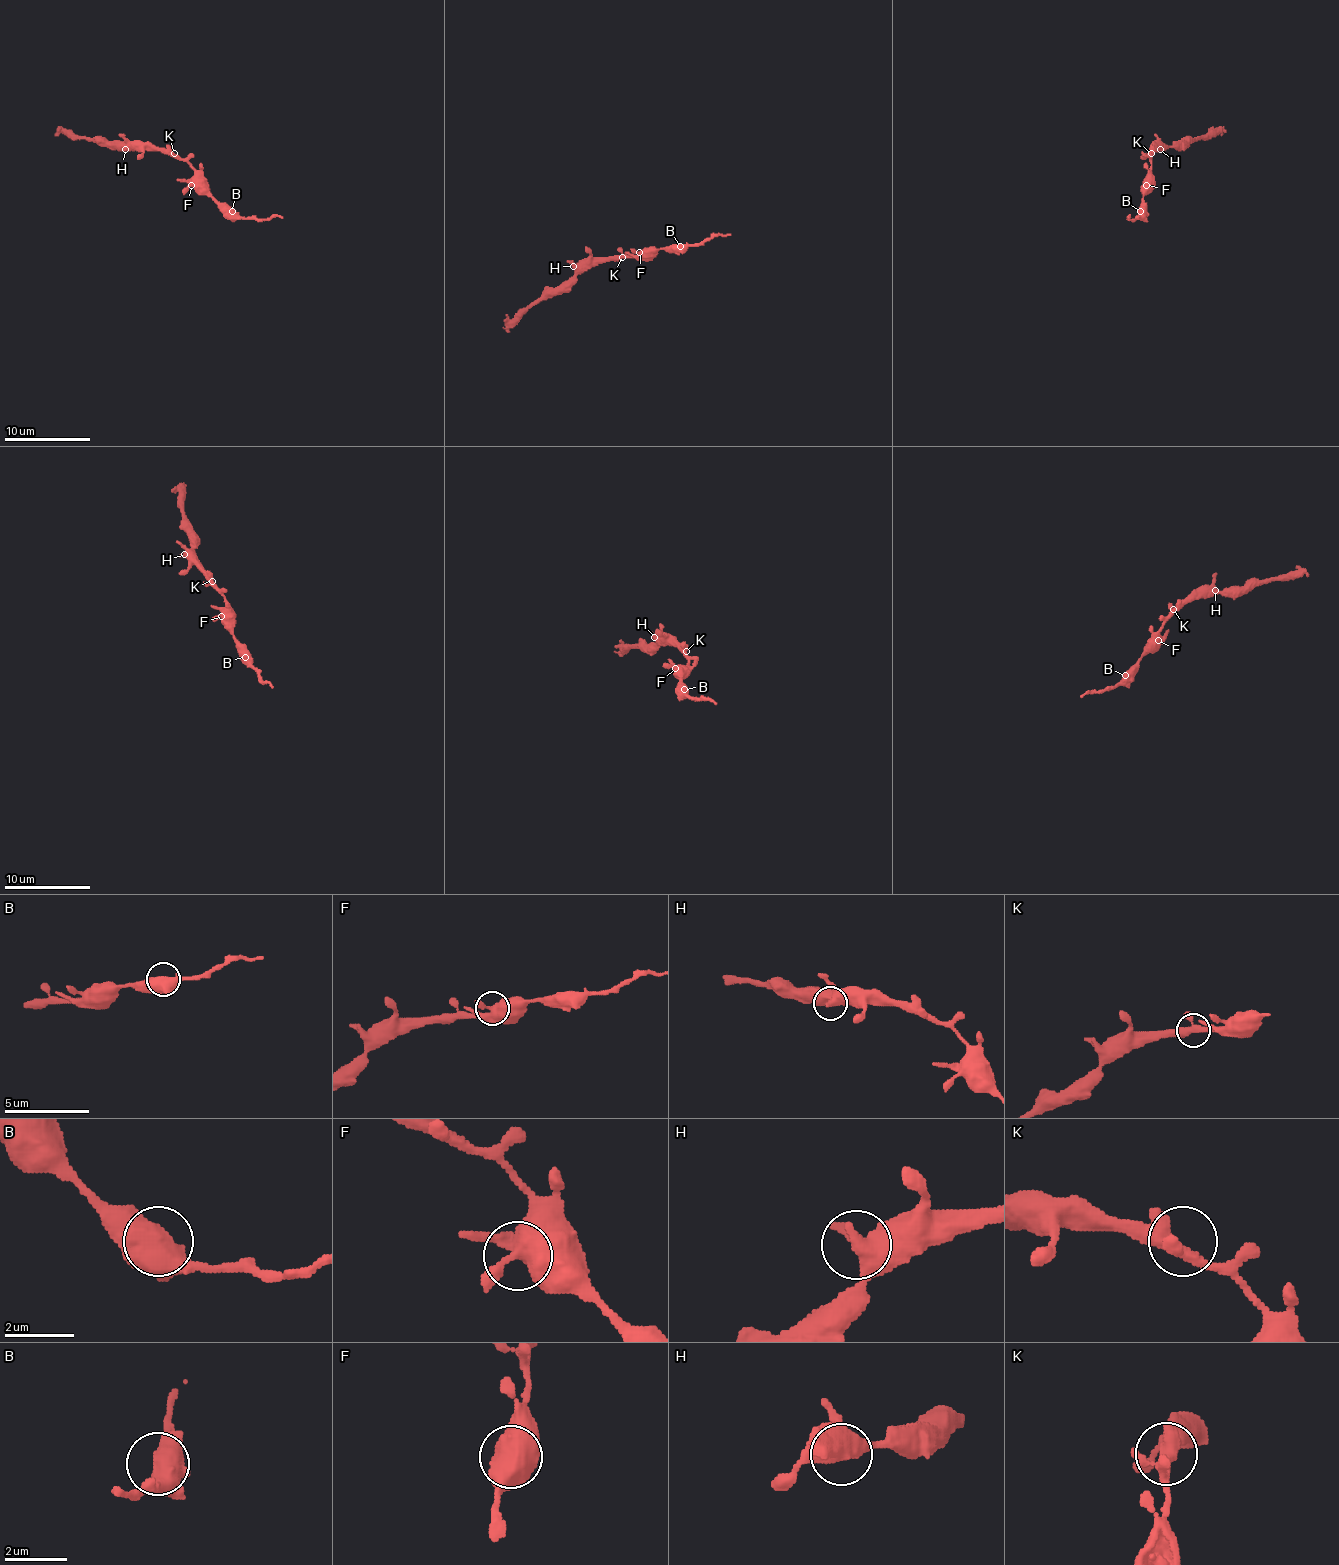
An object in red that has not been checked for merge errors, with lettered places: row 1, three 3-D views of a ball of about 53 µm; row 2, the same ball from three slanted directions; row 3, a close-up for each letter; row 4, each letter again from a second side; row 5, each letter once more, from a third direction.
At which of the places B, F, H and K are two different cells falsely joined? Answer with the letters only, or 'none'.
none

